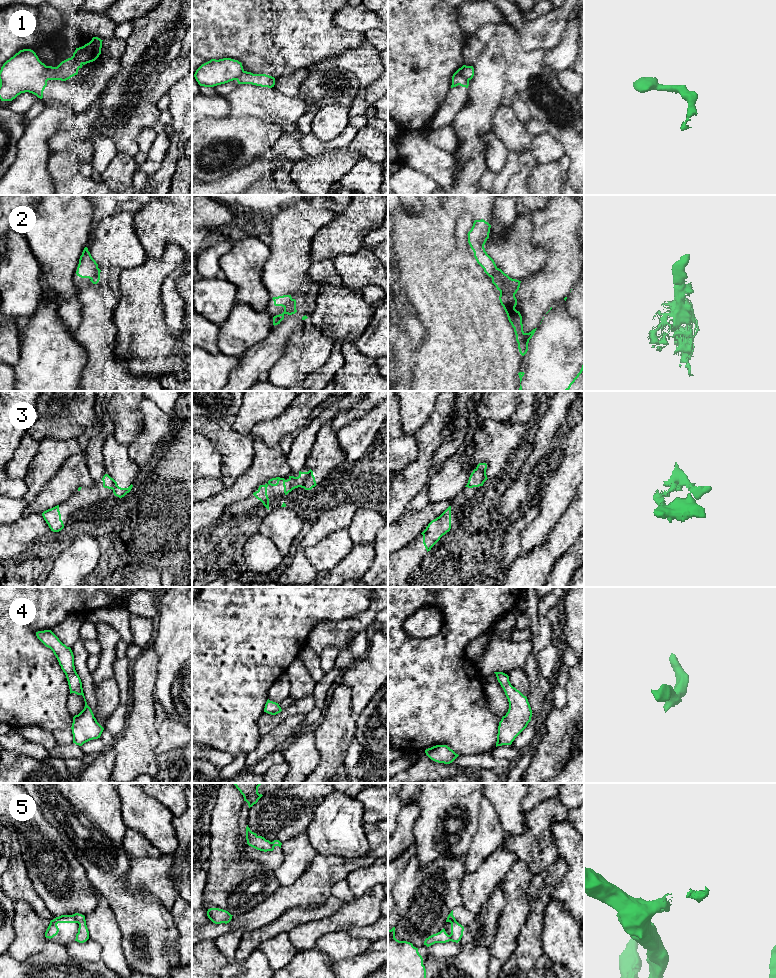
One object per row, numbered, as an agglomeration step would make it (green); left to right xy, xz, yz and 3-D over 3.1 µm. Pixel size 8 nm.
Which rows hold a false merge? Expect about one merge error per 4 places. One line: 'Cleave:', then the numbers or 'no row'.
Cleave: 1, 2, 5

